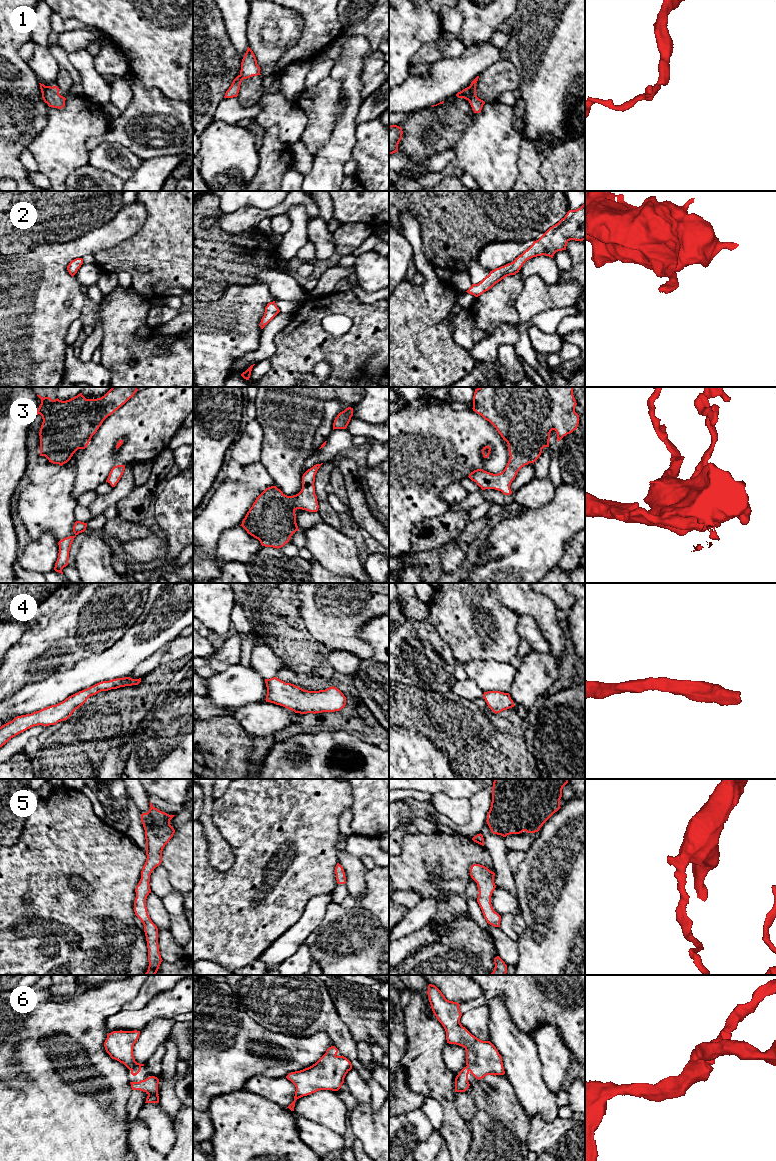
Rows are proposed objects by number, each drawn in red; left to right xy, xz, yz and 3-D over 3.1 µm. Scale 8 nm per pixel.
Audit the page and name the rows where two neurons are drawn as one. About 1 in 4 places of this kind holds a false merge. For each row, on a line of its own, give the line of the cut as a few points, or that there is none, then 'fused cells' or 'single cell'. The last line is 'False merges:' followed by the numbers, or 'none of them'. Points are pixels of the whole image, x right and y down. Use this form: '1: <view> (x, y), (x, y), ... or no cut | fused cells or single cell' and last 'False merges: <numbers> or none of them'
1: xy (46, 86), (44, 90), (45, 102) | fused cells
2: no cut | single cell
3: no cut | single cell
4: no cut | single cell
5: no cut | single cell
6: no cut | single cell
False merges: 1

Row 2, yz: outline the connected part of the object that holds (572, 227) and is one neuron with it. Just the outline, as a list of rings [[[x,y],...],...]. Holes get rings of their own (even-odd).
[[[585,204],[576,210],[569,210],[564,218],[533,241],[513,262],[490,271],[488,276],[478,284],[472,284],[466,292],[478,297],[505,277],[518,273],[527,260],[542,255],[553,258],[556,252],[566,250],[570,240],[585,240]]]

